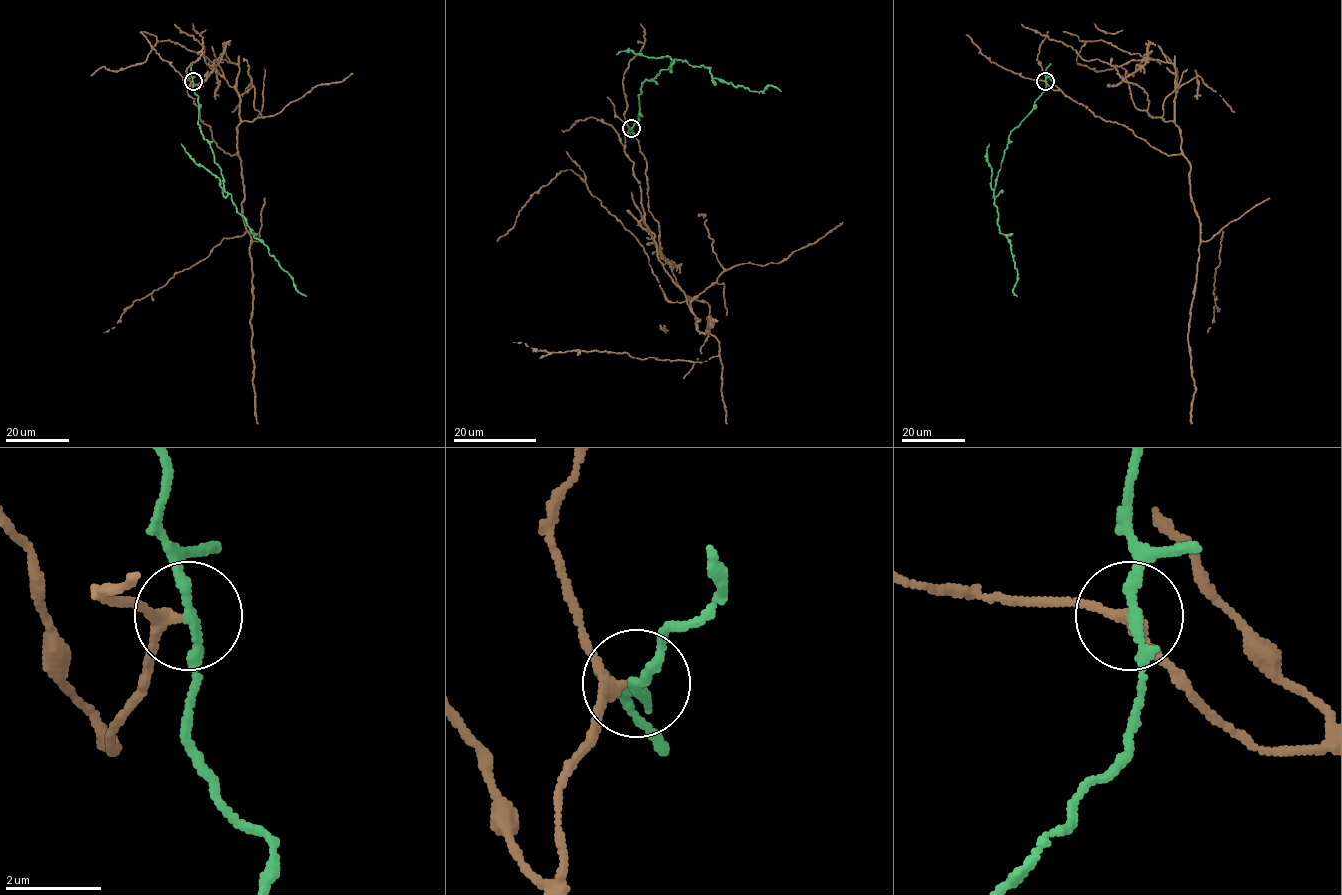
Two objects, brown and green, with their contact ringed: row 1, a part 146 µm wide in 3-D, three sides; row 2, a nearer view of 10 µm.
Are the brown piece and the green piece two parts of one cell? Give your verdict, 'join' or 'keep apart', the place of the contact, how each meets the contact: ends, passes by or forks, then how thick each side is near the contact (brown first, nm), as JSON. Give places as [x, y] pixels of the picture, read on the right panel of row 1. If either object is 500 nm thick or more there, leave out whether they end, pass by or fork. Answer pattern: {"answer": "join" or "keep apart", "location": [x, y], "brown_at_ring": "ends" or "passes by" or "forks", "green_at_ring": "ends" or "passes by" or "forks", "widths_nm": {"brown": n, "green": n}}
{"answer": "keep apart", "location": [1045, 81], "brown_at_ring": "passes by", "green_at_ring": "passes by", "widths_nm": {"brown": 220, "green": 190}}

